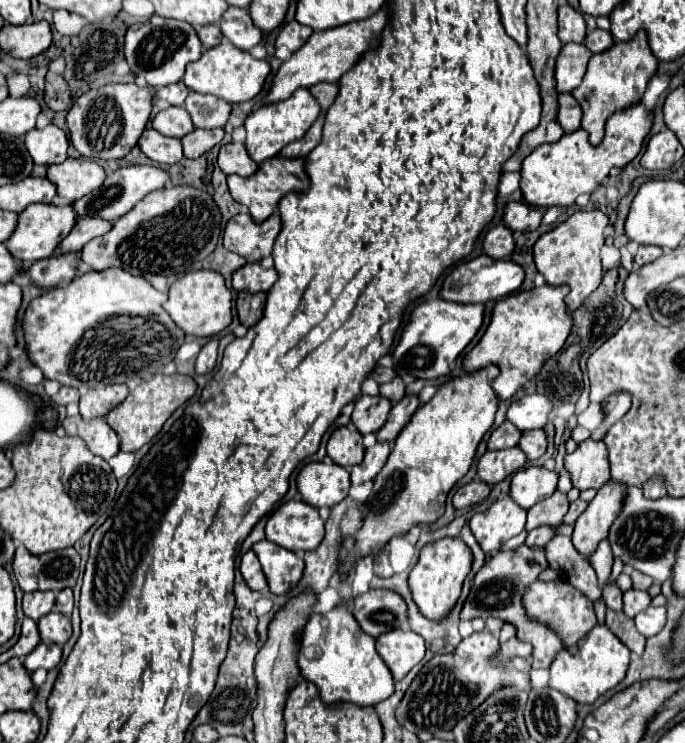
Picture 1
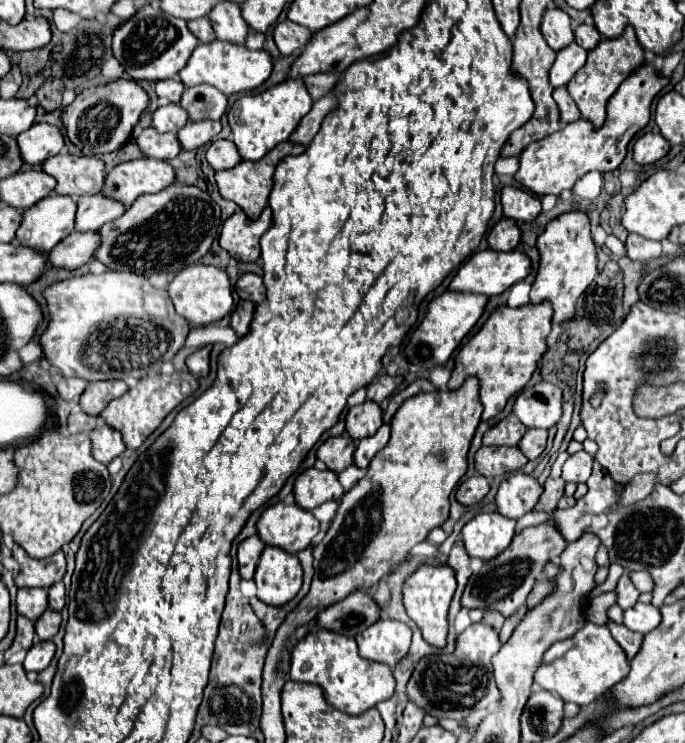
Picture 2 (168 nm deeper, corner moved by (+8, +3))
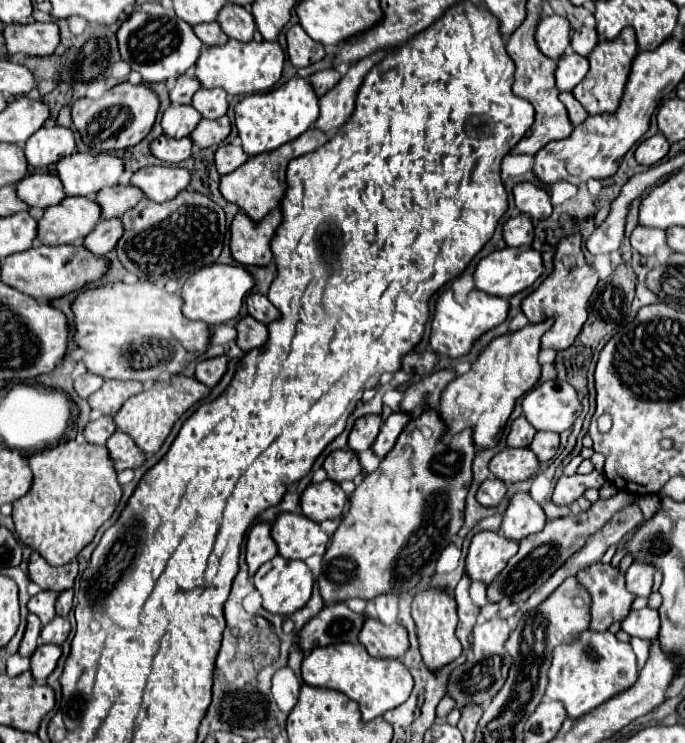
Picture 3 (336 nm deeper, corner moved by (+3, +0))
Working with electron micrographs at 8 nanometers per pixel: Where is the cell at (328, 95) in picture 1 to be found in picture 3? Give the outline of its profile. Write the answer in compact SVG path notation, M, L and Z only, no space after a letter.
M325 69L325 71L317 71L315 75L311 75L311 85L317 93L317 97L325 95L329 89L333 89L339 83L341 75L337 69Z

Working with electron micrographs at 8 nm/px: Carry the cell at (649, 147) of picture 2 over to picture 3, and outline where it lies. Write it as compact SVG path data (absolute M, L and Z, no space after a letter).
M655 135L639 143L639 147L635 149L635 159L639 165L655 165L667 155L667 151L669 151L667 139L663 135Z

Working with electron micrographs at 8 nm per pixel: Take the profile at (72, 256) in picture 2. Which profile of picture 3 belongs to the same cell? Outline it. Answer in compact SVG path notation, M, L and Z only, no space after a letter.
M115 217L101 219L97 223L97 229L93 229L93 233L89 233L89 237L85 237L85 247L95 255L109 253L121 239L121 233L123 233L121 219L115 219Z

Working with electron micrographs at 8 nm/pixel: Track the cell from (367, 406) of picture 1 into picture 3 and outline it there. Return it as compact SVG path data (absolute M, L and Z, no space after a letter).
M365 415L357 419L353 425L353 431L349 433L349 449L353 449L355 453L369 449L381 429L381 423L383 421L379 415Z

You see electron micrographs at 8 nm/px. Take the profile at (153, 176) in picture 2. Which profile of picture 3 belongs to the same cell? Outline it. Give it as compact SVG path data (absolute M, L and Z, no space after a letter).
M145 167L139 169L133 179L131 185L139 187L145 197L149 197L155 203L163 203L173 199L179 191L187 189L191 181L191 173L187 169L181 167Z

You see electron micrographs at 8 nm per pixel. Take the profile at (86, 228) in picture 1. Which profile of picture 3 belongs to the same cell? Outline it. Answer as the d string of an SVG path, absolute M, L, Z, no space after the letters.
M115 185L109 189L101 189L97 193L97 203L101 205L103 217L121 217L143 197L145 195L135 185Z

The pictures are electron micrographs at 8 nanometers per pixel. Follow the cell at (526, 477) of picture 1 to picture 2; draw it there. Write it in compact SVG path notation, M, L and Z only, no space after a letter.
M514 472L508 478L500 482L498 494L496 494L496 506L498 512L506 518L522 518L526 512L534 508L542 494L542 484L524 472Z

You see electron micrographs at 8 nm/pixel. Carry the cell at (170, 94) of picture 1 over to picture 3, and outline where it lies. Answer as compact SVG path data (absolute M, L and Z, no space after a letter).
M181 75L175 83L175 87L171 89L171 105L183 105L183 103L191 103L191 97L195 95L195 91L201 87L201 83L197 81L197 77L193 75Z

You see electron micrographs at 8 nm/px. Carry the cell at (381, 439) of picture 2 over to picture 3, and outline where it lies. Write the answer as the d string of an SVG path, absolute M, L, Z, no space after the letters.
M399 411L391 413L383 421L383 427L381 427L381 431L373 443L373 451L377 457L385 457L393 449L399 433L405 429L407 421L411 421L411 413L399 413Z

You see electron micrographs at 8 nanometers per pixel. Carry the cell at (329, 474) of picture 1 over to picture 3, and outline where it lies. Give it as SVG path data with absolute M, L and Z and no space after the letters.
M329 479L317 485L309 485L301 495L303 515L317 523L325 519L339 519L345 511L345 503L347 495L343 493L343 489Z

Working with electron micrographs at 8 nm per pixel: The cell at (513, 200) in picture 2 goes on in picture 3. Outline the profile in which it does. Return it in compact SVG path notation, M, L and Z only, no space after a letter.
M517 183L513 187L513 197L515 205L521 213L529 213L535 221L547 219L551 215L551 201L549 201L549 191L535 185L535 183Z

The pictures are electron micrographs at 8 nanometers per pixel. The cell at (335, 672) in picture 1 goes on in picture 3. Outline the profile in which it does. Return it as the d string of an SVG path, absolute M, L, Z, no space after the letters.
M337 643L329 647L313 649L303 659L303 681L313 687L325 687L345 693L349 699L359 703L363 721L371 721L385 711L399 707L411 695L413 677L399 659L377 659L371 657L359 643Z

